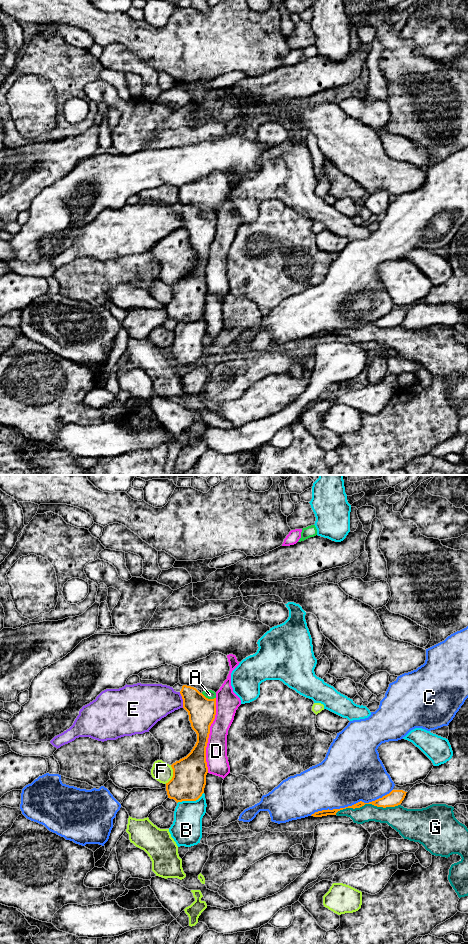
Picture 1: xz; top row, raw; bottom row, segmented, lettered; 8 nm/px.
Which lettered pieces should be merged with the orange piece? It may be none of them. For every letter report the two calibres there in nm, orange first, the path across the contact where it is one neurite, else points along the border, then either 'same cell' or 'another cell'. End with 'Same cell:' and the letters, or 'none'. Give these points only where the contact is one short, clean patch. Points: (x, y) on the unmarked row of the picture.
A: 220 nm thick on the orange side, 70 nm on the other; runs through xz (201, 230), (207, 218), (209, 214); same cell
B: 280 nm thick on the orange side, 260 nm on the other; another cell
C: 80 nm thick on the orange side, 460 nm on the other; another cell
D: 220 nm thick on the orange side, 180 nm on the other; another cell
E: 220 nm thick on the orange side, 300 nm on the other; another cell
F: 280 nm thick on the orange side, 160 nm on the other; another cell
G: 120 nm thick on the orange side, 160 nm on the other; another cell
Same cell: A

